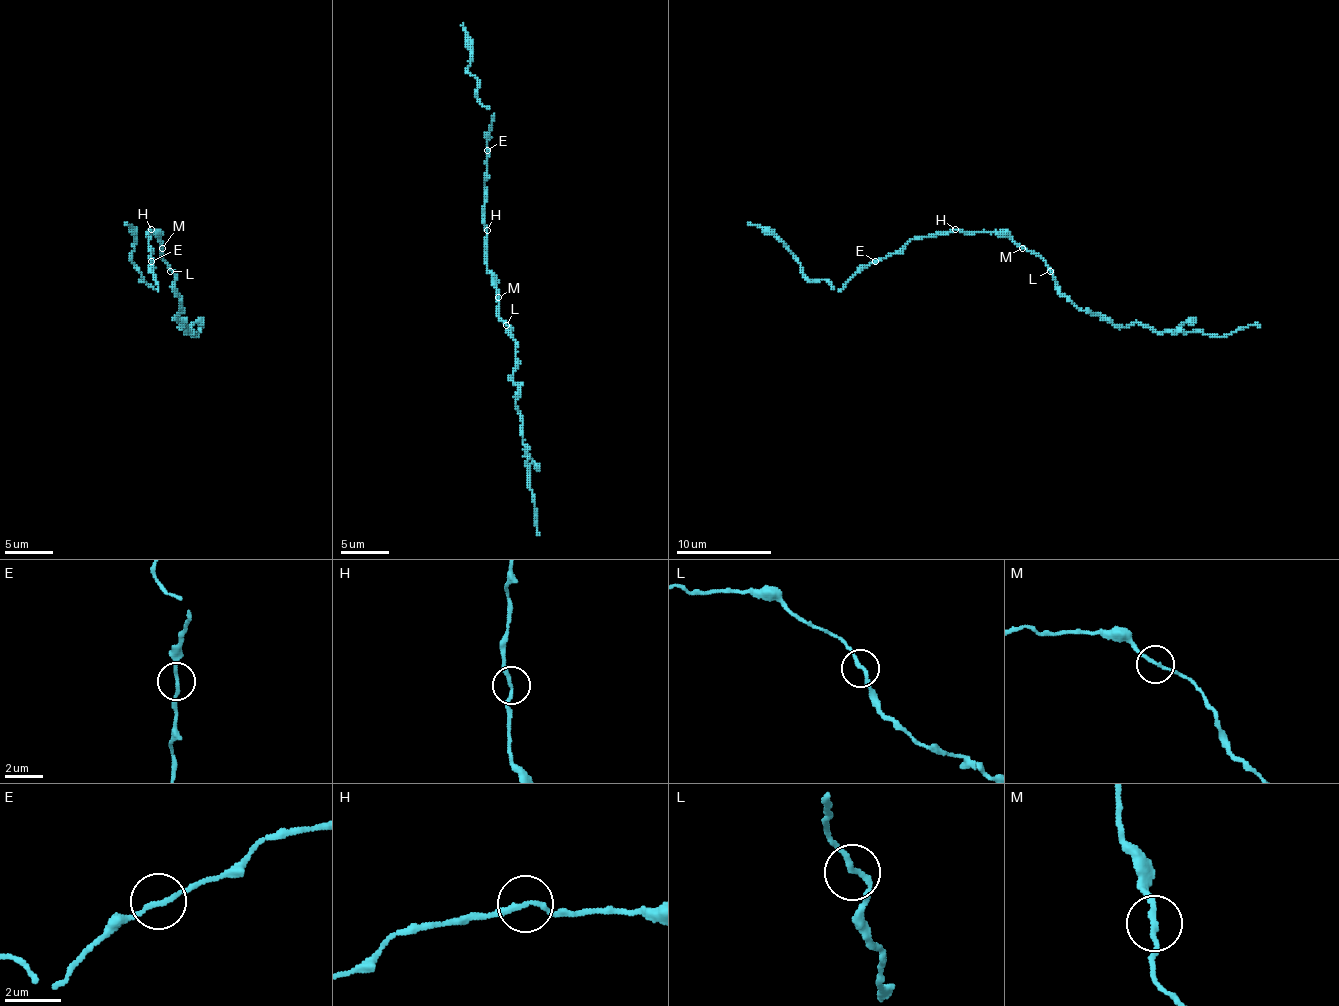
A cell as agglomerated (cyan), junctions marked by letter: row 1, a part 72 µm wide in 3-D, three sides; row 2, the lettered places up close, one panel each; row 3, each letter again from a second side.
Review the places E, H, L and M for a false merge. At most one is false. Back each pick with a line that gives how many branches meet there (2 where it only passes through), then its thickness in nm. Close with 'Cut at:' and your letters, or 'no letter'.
Cut at: no letter

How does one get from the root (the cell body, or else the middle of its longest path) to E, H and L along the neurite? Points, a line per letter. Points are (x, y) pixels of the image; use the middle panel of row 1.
E: (492, 278), (487, 268), (484, 223), (487, 149)
H: (492, 278), (487, 268), (487, 230)
L: (492, 278), (499, 316), (506, 325)

